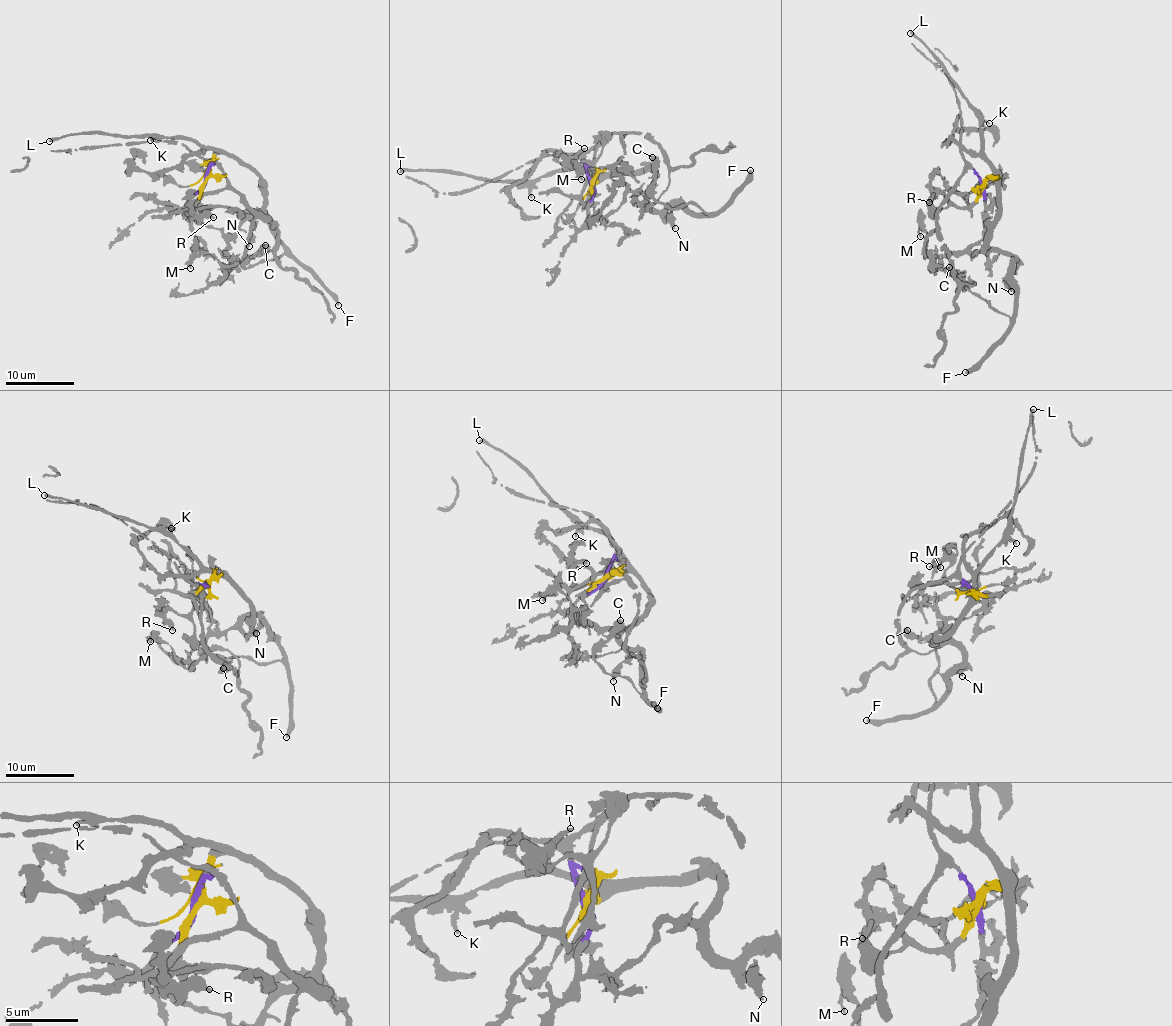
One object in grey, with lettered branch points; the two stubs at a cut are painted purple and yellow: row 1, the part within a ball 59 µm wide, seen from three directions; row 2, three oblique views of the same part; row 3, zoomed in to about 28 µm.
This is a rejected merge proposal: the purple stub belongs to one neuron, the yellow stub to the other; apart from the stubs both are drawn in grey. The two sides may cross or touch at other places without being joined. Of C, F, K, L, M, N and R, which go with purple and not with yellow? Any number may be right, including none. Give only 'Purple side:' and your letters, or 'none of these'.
Purple side: M

